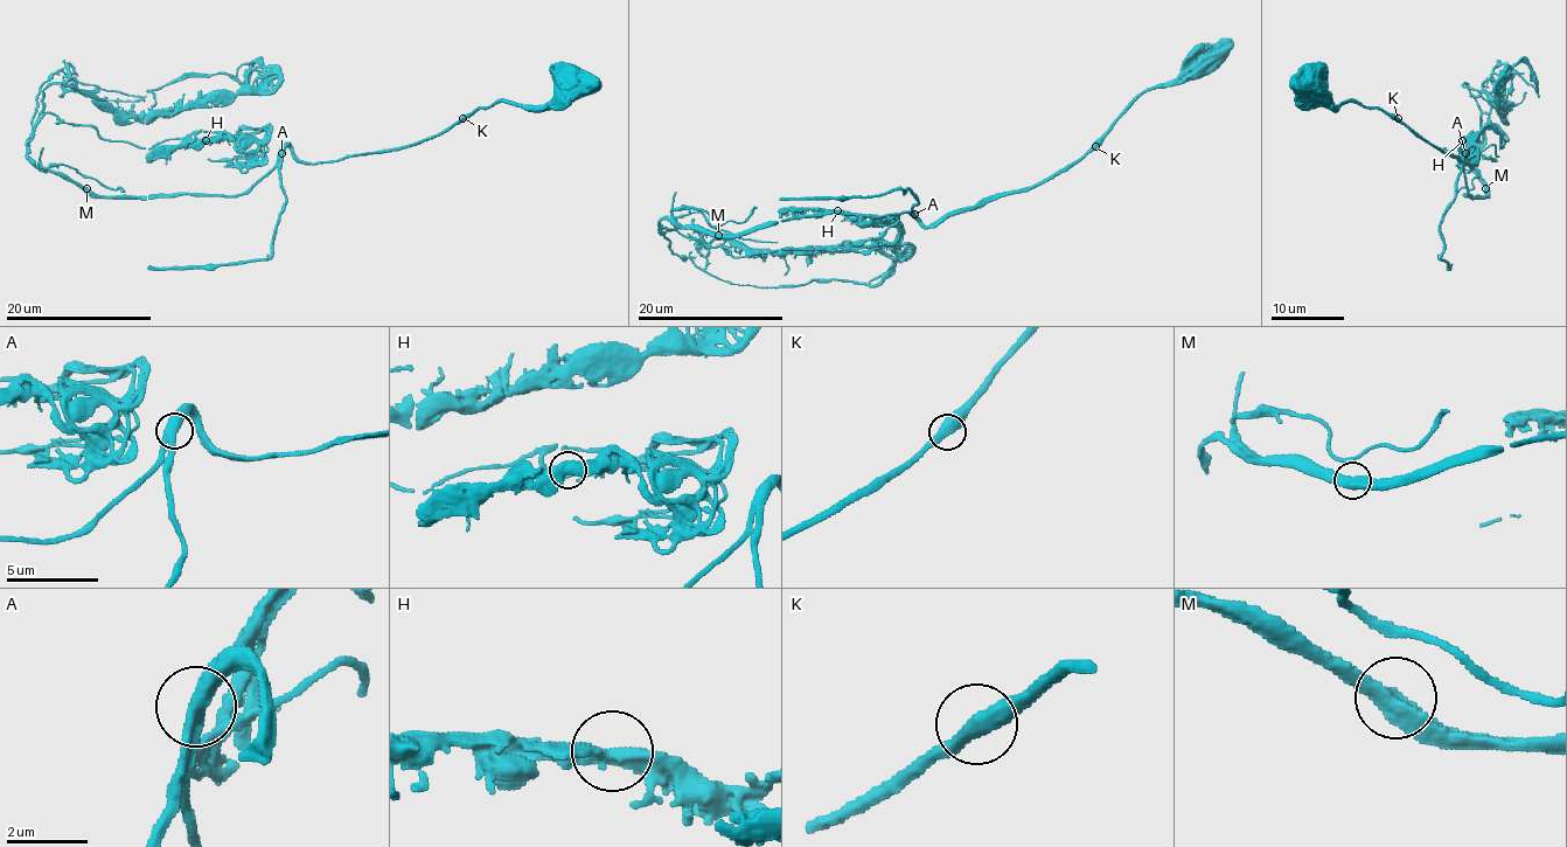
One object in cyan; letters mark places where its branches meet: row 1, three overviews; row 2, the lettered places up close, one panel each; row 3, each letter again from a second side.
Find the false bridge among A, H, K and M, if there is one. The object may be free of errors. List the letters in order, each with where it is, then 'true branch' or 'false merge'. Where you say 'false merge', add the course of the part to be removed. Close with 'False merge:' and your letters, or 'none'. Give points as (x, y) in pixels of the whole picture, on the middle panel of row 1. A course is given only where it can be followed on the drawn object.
A: place (914, 214); true branch
H: place (837, 210); true branch
K: place (1095, 146); true branch
M: place (718, 235); true branch
False merge: none

